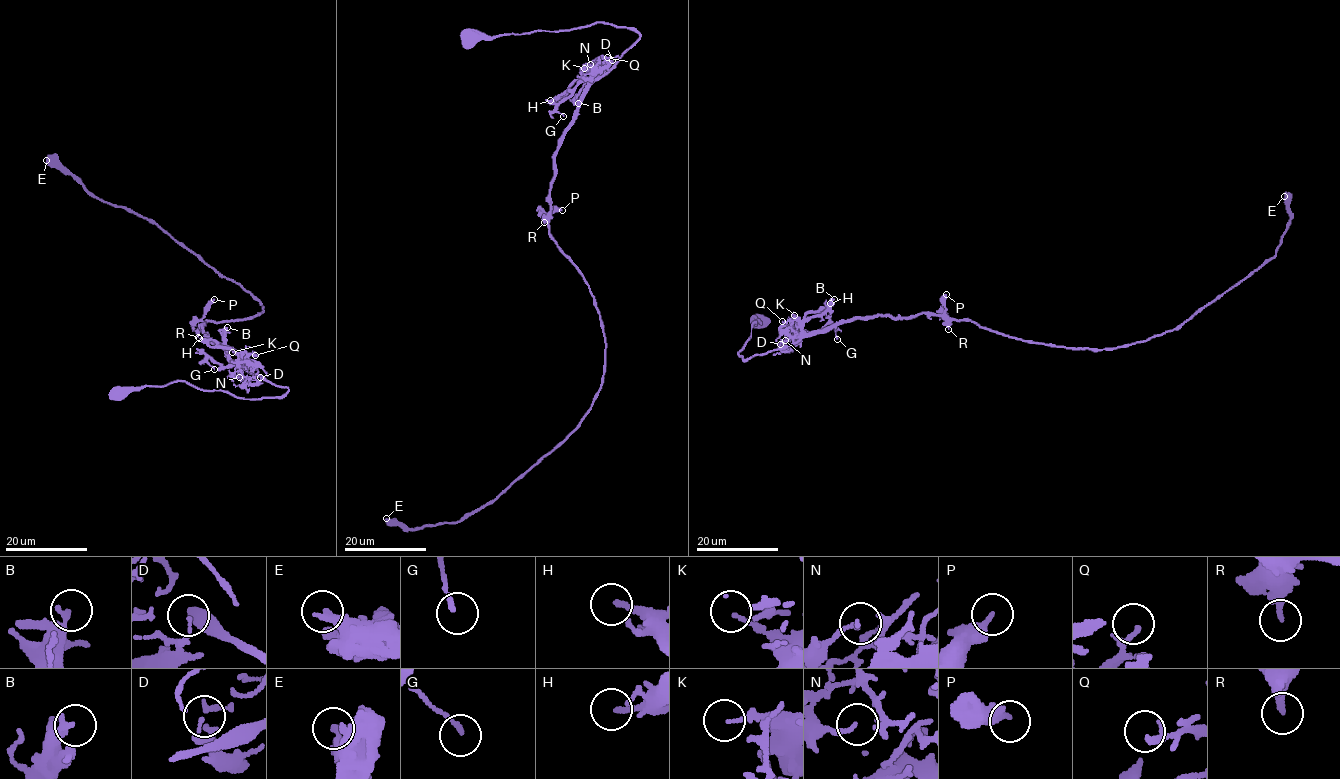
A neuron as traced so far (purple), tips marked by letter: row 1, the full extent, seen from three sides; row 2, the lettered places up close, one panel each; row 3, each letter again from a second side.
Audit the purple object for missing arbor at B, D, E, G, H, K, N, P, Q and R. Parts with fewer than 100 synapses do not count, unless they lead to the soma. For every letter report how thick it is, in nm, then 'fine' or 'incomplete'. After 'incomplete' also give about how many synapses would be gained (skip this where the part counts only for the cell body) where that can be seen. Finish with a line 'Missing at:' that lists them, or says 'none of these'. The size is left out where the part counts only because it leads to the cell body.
B: 200 nm | fine
D: 130 nm | fine
E: 200 nm | fine
G: 140 nm | fine
H: 200 nm | fine
K: 120 nm | fine
N: 170 nm | fine
P: 280 nm | fine
Q: 200 nm | fine
R: 340 nm | fine
Missing at: none of these

